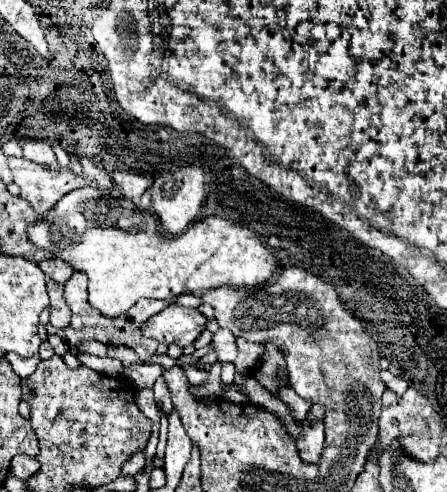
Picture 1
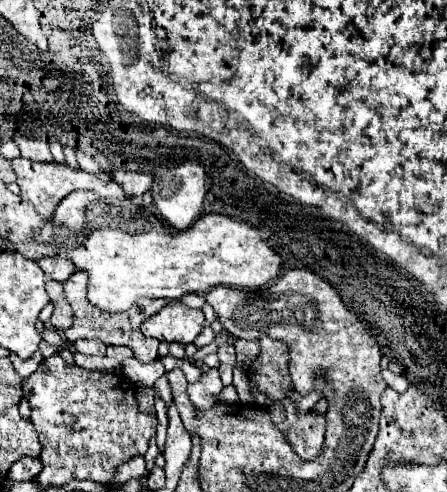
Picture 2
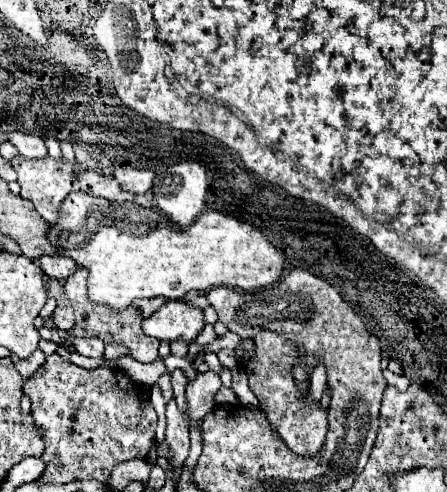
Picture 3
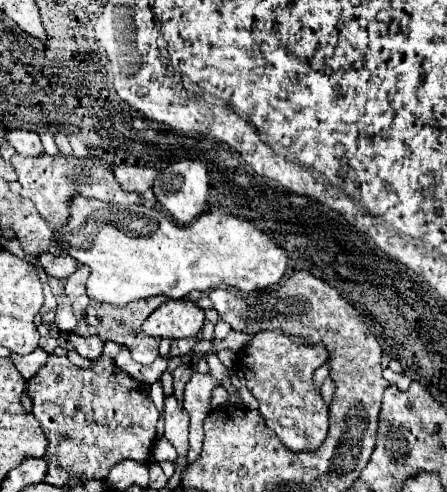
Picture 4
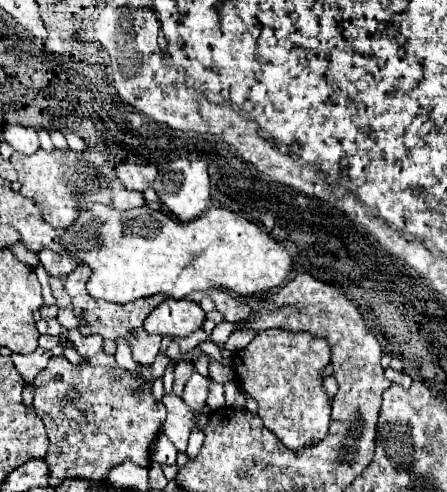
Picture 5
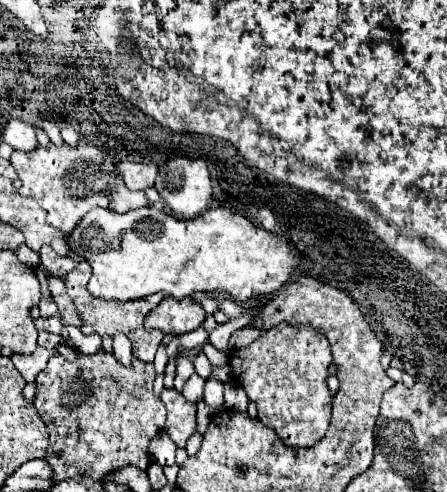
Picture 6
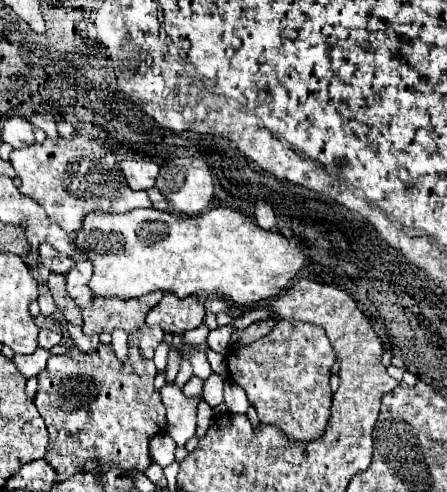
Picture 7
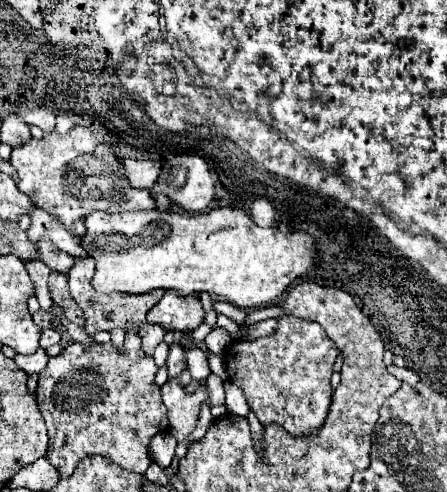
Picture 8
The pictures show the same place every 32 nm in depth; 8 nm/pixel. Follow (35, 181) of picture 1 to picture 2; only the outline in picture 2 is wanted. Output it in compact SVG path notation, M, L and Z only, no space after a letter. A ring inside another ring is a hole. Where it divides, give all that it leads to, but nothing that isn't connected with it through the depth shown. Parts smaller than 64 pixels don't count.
M14 158L14 160L10 160L10 164L12 164L14 172L16 172L16 184L20 186L20 194L26 200L30 200L34 204L36 212L42 214L44 218L52 218L52 214L54 214L56 206L60 204L60 200L64 196L68 196L70 192L80 190L80 188L82 190L92 190L92 192L96 192L102 198L120 198L120 200L128 198L114 180L110 180L106 184L100 178L96 178L94 174L88 174L88 172L84 172L80 168L74 170L74 168L66 166L66 164L58 164L58 162L32 162L32 160L26 160L26 158Z

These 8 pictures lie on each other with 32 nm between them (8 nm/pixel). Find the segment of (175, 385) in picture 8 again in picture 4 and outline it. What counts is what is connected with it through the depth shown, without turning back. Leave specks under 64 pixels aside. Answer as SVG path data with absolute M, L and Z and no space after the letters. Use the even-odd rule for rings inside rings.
M168 396L164 400L166 416L164 416L164 436L170 440L170 444L176 448L178 456L186 456L188 452L188 422L190 416L186 408L176 400L176 396Z

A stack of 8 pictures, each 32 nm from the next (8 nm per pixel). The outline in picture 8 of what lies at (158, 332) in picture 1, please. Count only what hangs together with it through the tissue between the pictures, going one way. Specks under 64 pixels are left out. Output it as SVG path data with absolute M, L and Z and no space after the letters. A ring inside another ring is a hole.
M174 290L164 292L160 302L148 312L150 324L160 324L164 330L184 332L196 330L204 320L202 302L196 294L180 296Z

